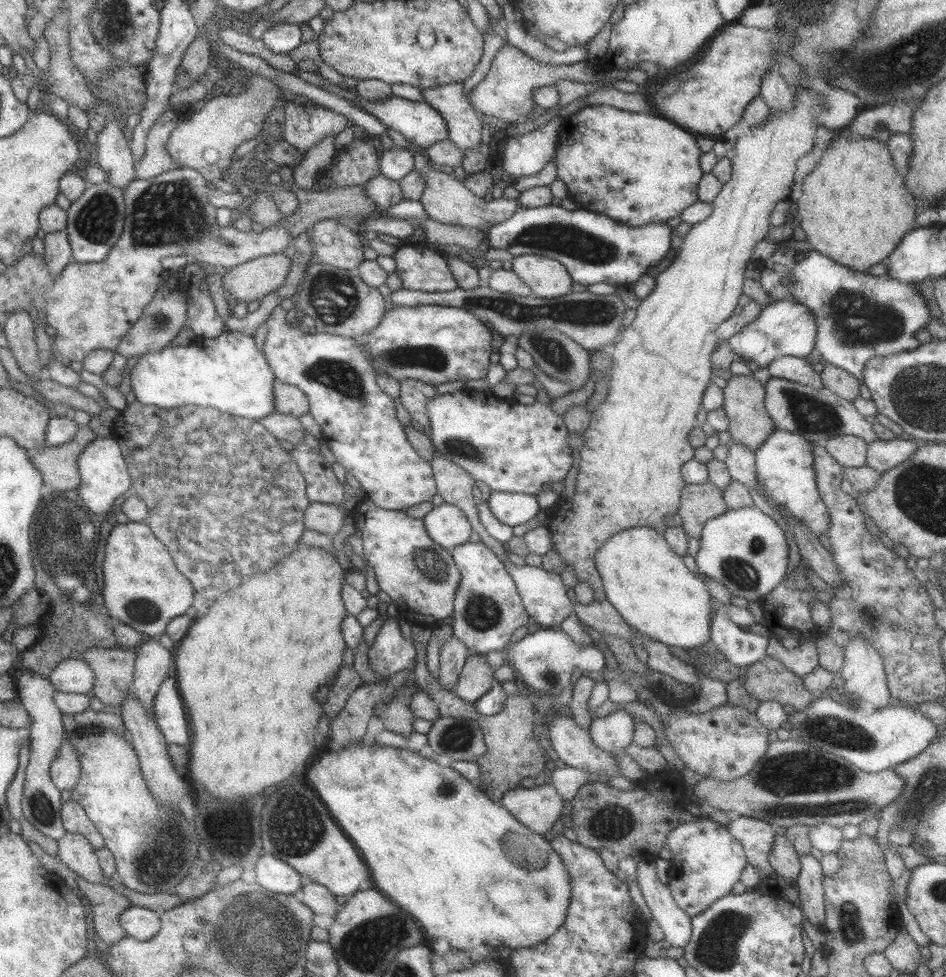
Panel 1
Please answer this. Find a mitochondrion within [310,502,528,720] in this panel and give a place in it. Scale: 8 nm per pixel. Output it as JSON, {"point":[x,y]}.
{"point":[432,564]}

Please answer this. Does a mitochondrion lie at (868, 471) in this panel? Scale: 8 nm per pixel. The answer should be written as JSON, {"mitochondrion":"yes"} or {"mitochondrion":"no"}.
{"mitochondrion":"no"}

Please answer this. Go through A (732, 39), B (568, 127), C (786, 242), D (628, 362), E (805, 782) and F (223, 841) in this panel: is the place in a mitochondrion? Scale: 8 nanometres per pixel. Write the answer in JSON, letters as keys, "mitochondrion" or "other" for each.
{"A":"other","B":"other","C":"other","D":"other","E":"mitochondrion","F":"other"}

